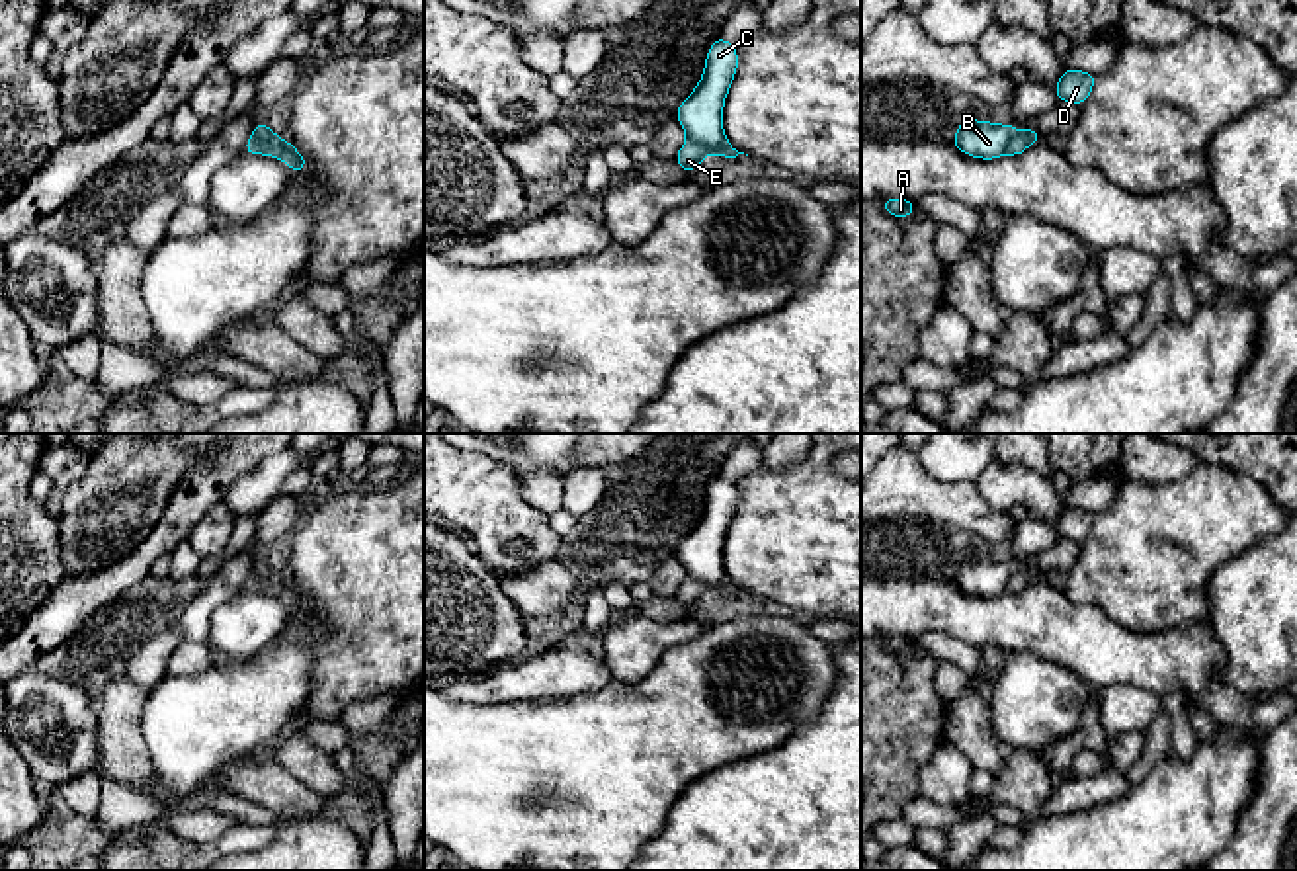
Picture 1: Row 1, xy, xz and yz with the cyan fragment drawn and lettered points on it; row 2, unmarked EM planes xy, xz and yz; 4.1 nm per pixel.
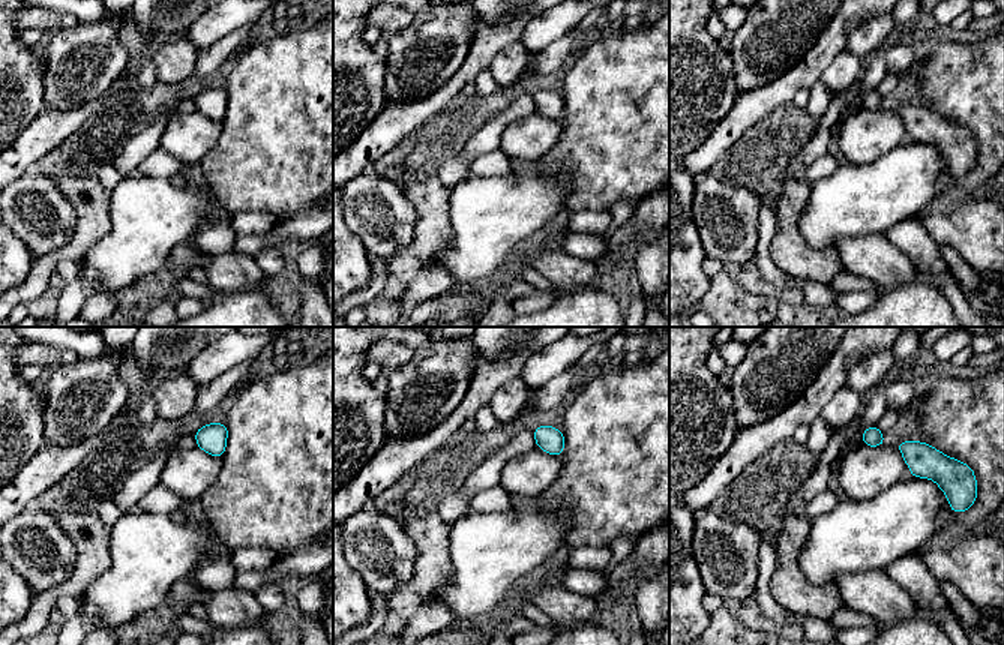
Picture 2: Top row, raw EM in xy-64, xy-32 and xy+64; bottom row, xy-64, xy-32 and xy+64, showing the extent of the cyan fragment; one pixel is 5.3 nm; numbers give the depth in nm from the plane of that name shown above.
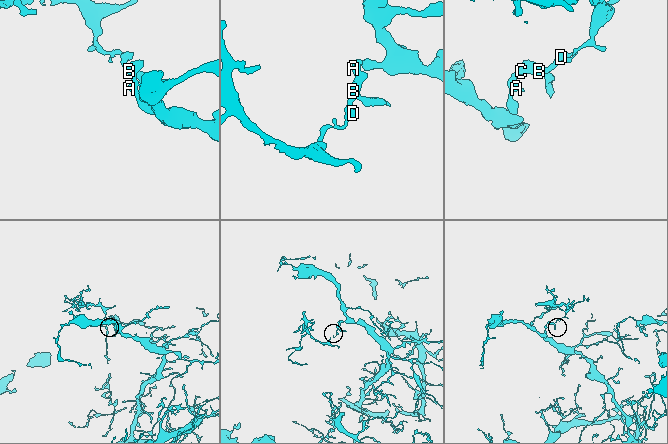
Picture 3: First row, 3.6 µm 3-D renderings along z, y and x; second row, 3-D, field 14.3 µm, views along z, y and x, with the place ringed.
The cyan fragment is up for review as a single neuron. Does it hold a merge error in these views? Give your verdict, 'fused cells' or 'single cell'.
fused cells

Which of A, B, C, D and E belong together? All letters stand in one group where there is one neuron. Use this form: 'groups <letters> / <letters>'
groups A B C / D E

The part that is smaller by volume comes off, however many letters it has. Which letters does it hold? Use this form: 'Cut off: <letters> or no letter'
Cut off: D, E

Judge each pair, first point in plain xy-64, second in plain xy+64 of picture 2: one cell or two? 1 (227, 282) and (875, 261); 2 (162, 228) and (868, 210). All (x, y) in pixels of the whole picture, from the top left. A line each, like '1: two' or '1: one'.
1: one
2: one

